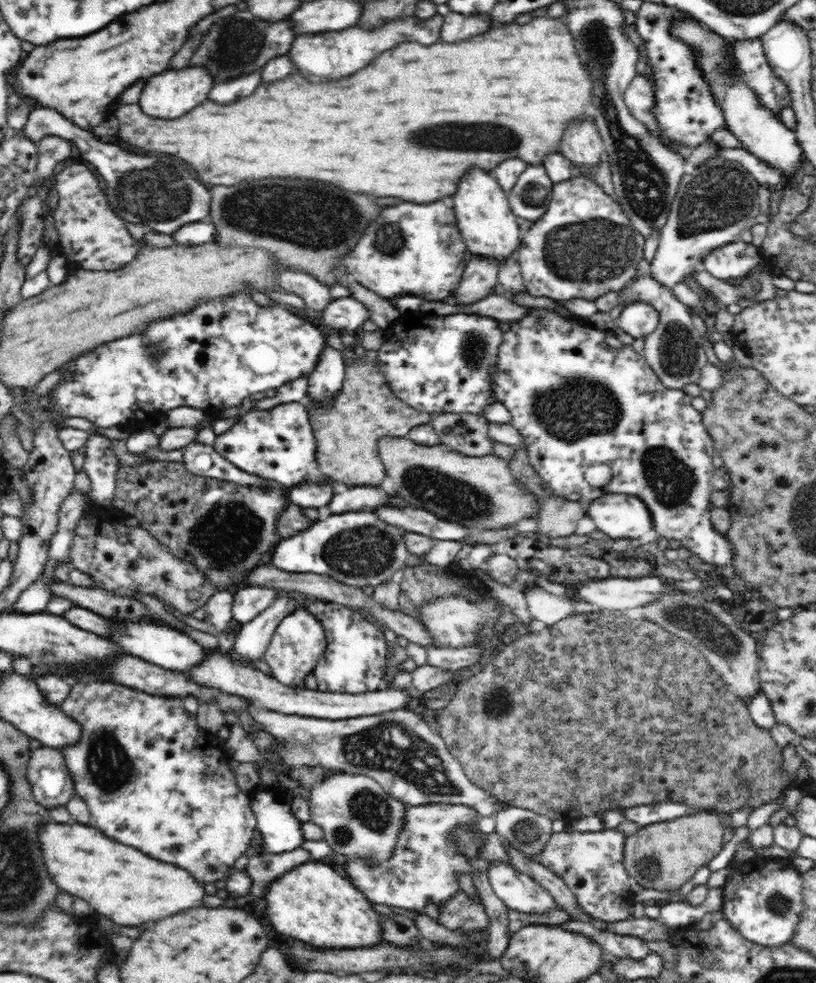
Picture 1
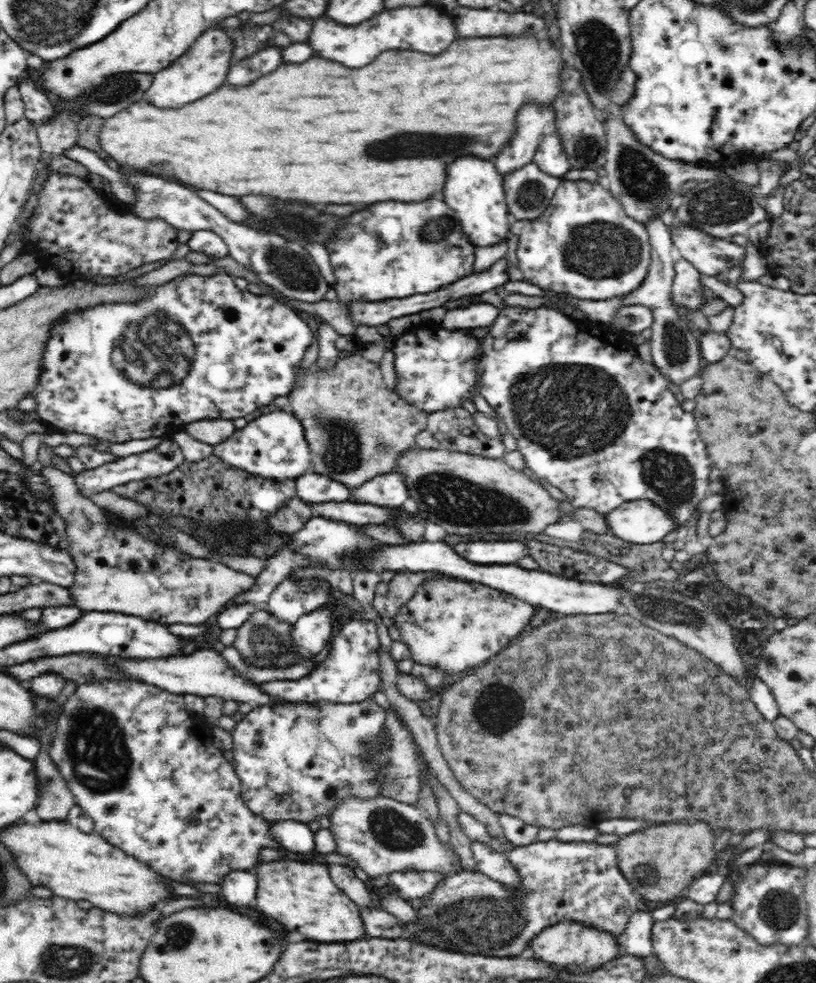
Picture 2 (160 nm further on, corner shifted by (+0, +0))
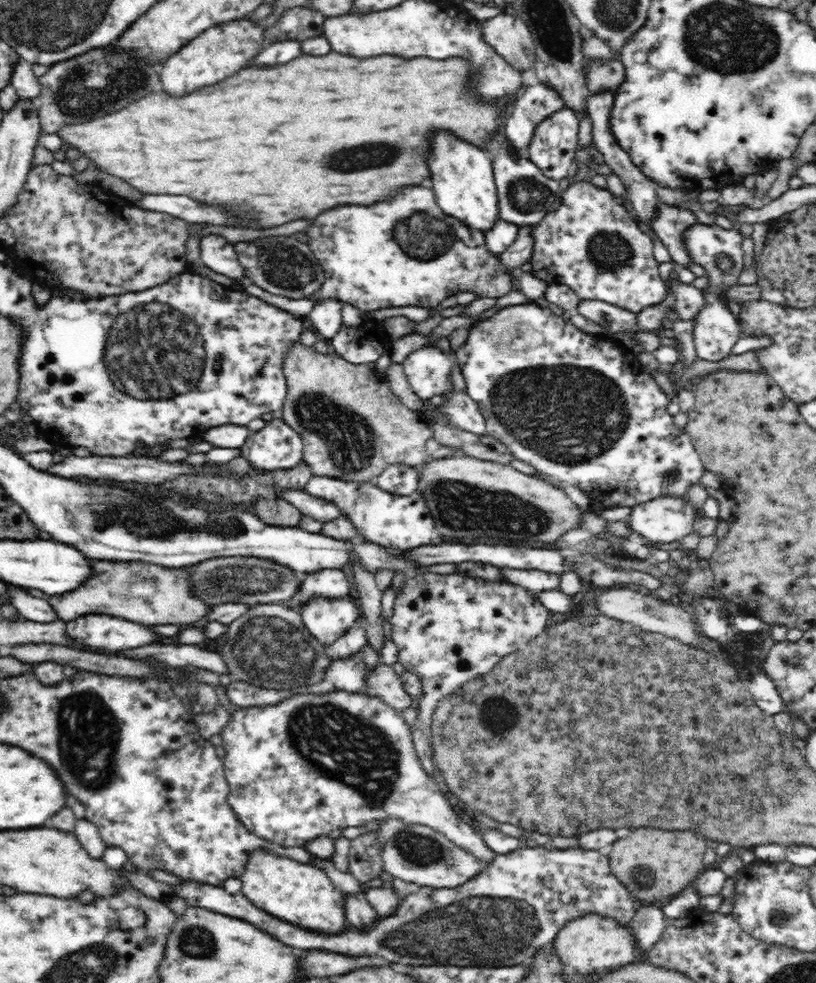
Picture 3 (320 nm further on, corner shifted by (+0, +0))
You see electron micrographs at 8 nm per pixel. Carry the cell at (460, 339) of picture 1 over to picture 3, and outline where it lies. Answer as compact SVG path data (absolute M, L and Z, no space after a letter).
M417 348L401 364L412 390L421 399L445 394L452 389L452 354L444 354L438 348Z

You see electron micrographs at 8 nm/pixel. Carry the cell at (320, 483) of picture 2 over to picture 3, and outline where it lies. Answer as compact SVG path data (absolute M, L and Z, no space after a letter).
M314 475L309 478L305 491L312 497L334 503L359 532L360 540L400 551L431 545L435 541L435 522L419 490L412 494L396 494L381 488L376 480L348 481Z

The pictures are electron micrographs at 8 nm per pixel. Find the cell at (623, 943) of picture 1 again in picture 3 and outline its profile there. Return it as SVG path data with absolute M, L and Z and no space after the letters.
M647 903L641 905L629 924L637 946L644 948L644 950L652 948L661 937L666 921L660 904Z

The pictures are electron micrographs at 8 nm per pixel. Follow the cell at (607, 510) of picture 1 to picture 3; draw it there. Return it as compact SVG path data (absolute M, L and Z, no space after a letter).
M659 497L632 507L630 526L651 544L679 543L693 534L698 512L682 498Z

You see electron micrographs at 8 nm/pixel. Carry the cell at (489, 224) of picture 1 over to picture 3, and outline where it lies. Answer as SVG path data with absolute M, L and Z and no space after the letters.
M436 134L434 146L436 154L432 154L432 184L436 192L438 206L444 213L461 220L473 232L490 230L499 216L498 193L492 172L492 162L484 150L472 146L468 142L460 142L460 138L452 138L452 134Z

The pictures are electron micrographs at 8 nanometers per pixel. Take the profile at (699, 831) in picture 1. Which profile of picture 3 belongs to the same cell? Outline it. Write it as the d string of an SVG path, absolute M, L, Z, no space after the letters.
M640 827L631 829L630 834L626 837L617 839L613 844L609 853L609 865L611 866L611 873L628 890L632 891L632 897L638 898L641 903L647 904L652 901L663 903L668 897L678 894L680 890L691 885L692 880L696 878L702 860L704 860L704 852L706 850L704 840L700 840L698 836L694 836L694 831L688 832L664 832L662 829L652 827Z

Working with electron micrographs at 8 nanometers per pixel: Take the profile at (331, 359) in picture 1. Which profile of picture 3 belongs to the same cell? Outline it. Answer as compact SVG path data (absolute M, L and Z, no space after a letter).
M332 298L315 302L307 316L312 320L318 336L330 341L332 336L338 332L340 324L343 323L341 313L343 306L342 301Z

